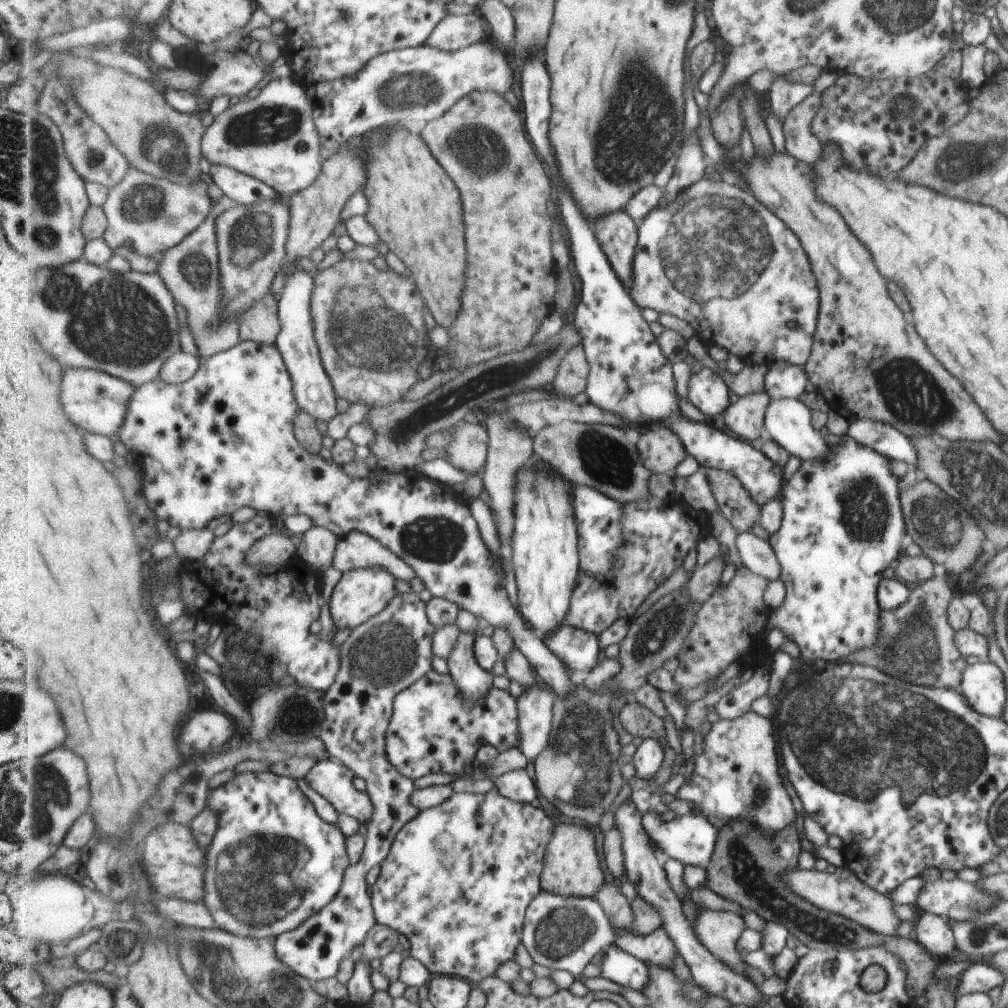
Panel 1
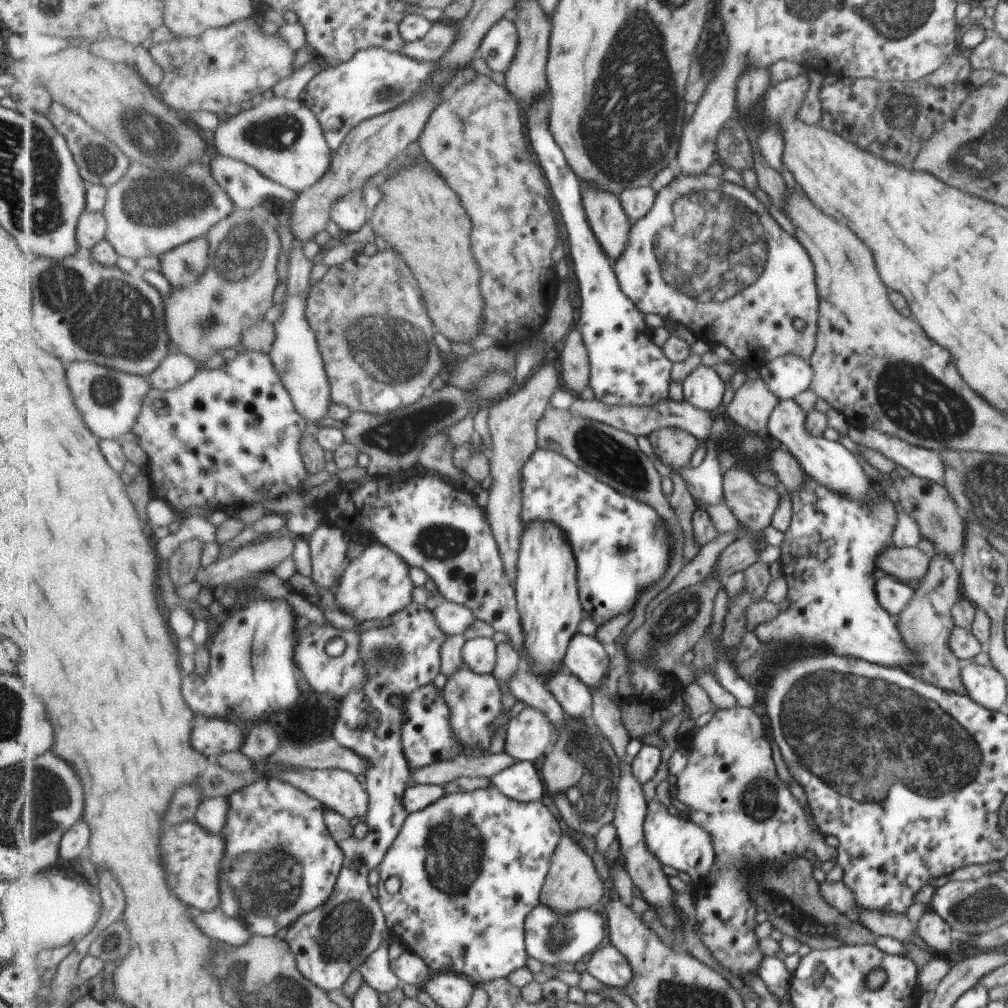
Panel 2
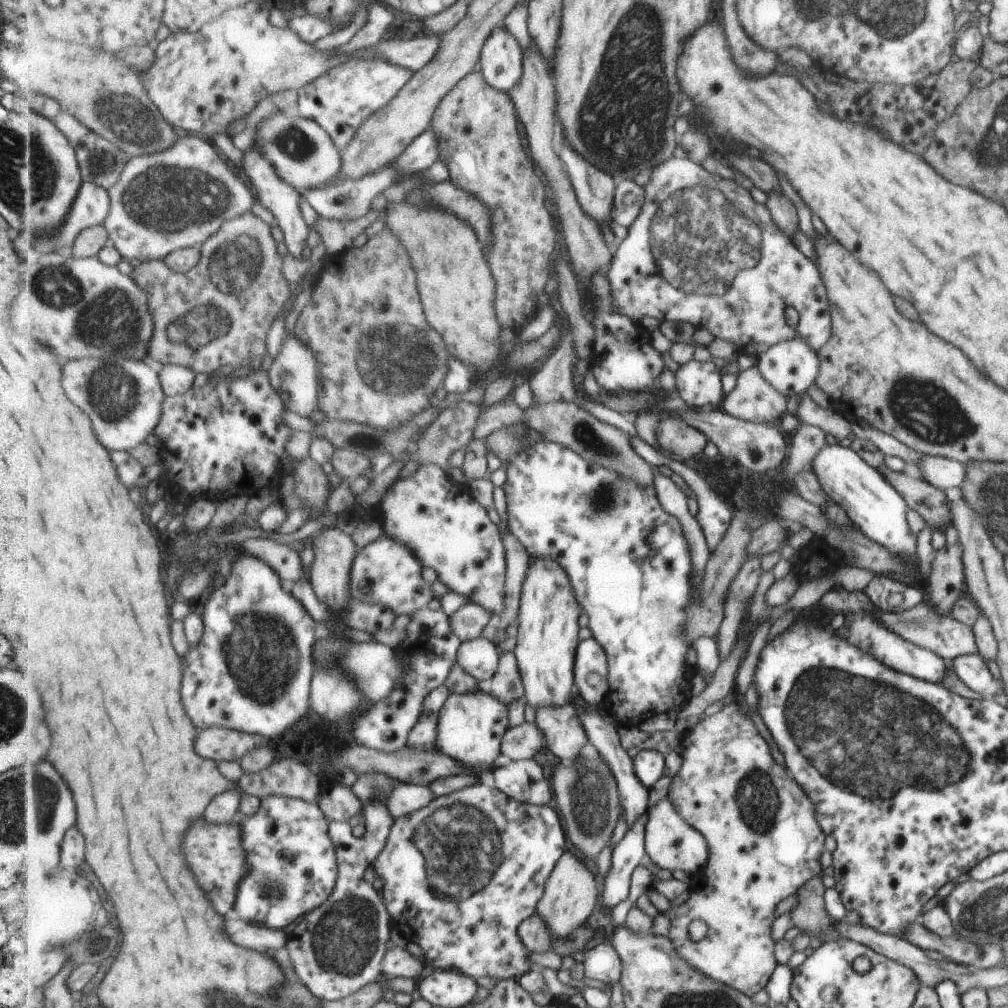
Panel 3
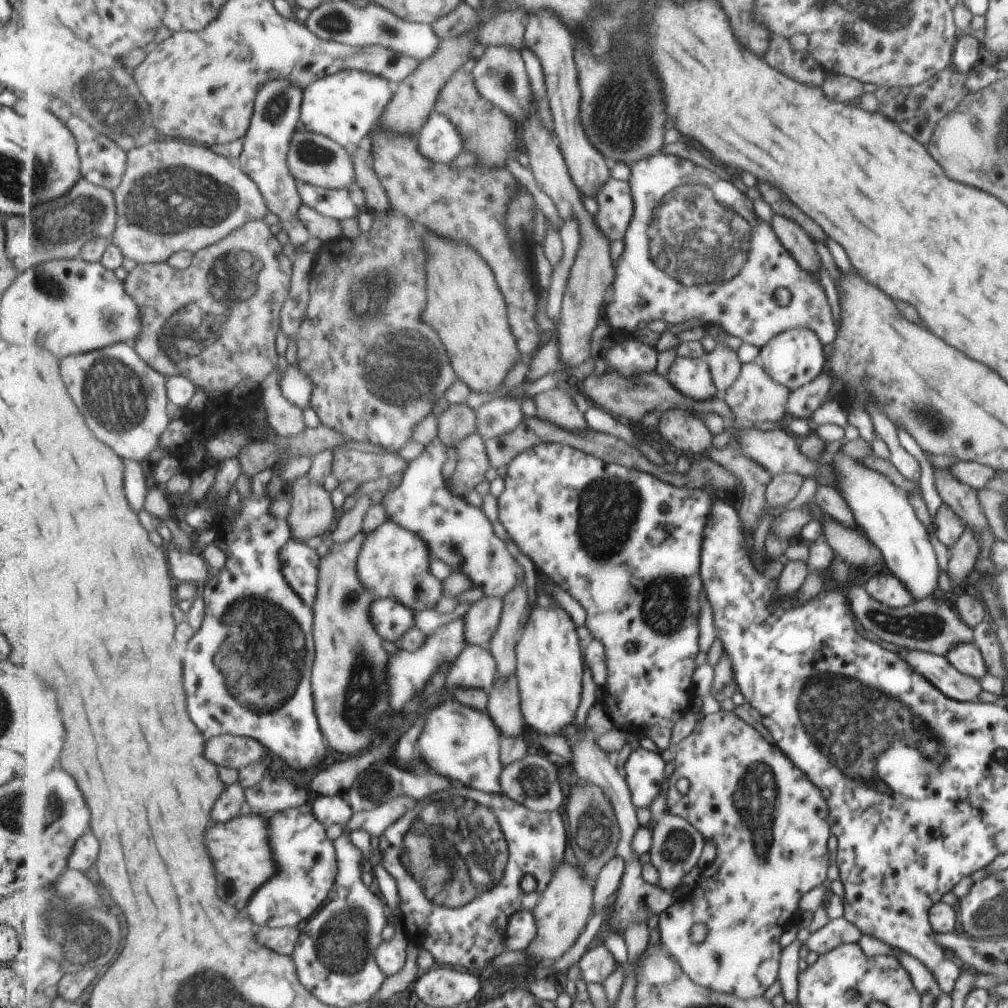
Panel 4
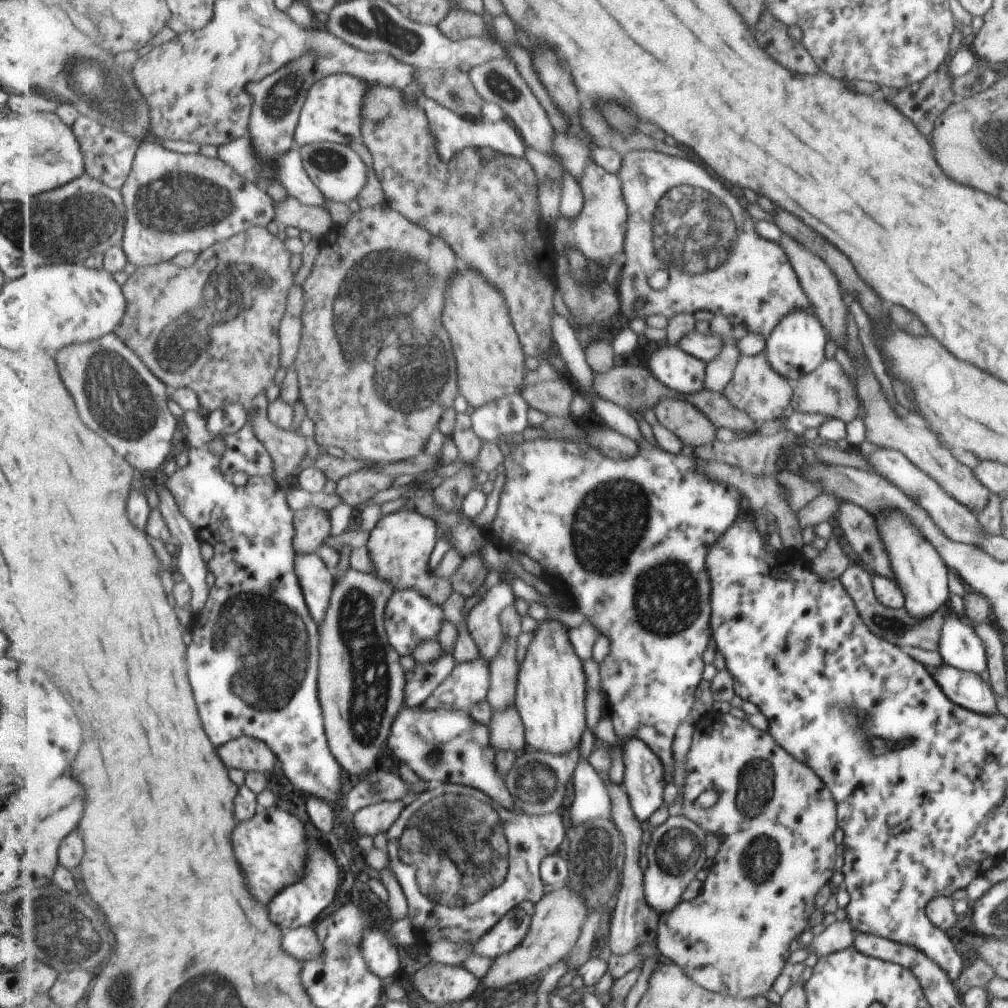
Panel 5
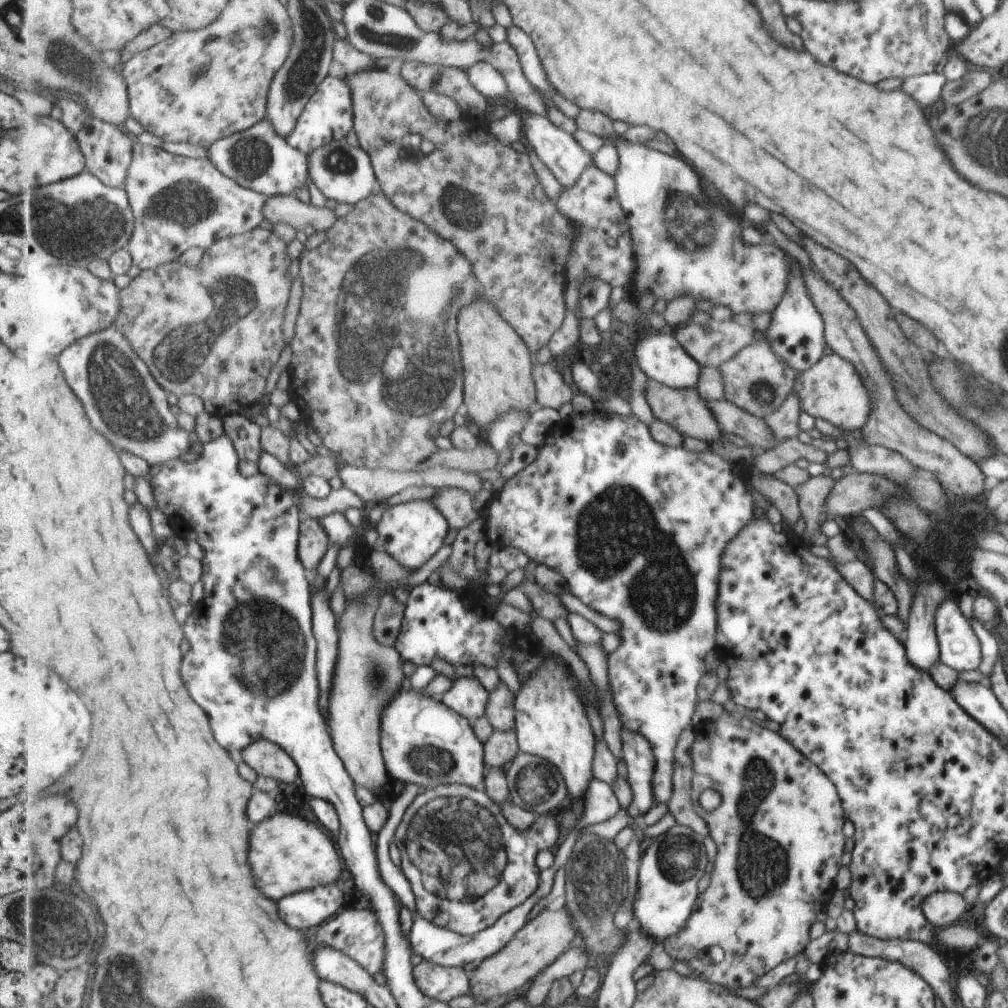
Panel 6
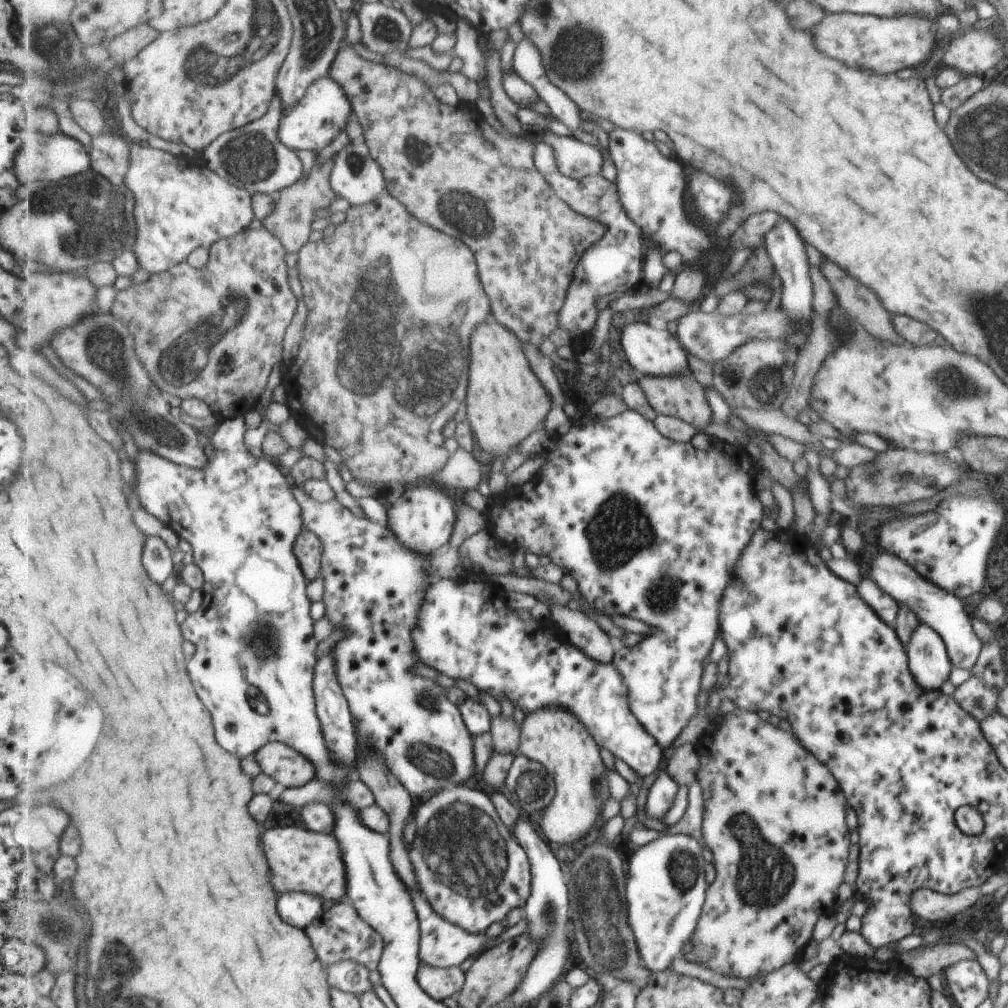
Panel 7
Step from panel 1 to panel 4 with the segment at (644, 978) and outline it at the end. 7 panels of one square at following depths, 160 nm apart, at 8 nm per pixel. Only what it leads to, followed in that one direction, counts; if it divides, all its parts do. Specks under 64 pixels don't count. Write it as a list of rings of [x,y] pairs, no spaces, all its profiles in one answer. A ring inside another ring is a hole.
[[[605,943],[590,948],[579,963],[587,984],[604,983],[618,969],[618,960]]]

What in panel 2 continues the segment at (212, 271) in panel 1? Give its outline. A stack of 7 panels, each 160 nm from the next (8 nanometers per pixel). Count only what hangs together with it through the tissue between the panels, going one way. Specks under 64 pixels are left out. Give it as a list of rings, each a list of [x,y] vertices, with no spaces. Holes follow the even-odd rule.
[[[207,236],[167,251],[159,258],[163,276],[171,288],[195,284],[210,265],[210,240]]]

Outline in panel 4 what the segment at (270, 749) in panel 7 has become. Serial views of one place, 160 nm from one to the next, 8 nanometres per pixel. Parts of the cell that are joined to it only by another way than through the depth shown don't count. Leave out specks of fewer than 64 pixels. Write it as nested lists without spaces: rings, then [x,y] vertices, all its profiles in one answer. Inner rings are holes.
[[[234,734],[219,735],[207,742],[207,758],[211,762],[238,771],[261,761],[267,752],[262,742]]]

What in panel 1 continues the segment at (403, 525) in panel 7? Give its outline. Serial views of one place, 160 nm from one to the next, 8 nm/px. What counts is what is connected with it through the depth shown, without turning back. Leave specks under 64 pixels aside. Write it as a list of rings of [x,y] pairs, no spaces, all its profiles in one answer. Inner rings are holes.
[[[384,567],[355,569],[344,573],[333,587],[331,602],[328,603],[330,616],[336,630],[353,630],[377,616],[396,597],[395,577]]]

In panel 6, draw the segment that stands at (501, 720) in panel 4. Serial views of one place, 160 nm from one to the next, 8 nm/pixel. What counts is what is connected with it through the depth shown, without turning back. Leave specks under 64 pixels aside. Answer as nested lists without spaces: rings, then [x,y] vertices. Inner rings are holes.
[[[516,728],[505,732],[494,730],[486,741],[488,772],[493,767],[507,768],[521,751]]]

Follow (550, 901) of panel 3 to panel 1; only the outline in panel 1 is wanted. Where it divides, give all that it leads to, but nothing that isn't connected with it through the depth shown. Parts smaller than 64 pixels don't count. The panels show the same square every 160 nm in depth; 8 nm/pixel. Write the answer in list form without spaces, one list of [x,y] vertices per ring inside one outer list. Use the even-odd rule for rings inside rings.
[[[572,822],[556,826],[546,850],[542,872],[542,890],[568,897],[597,897],[605,882],[605,872],[599,868],[599,852],[595,834],[583,823]]]

